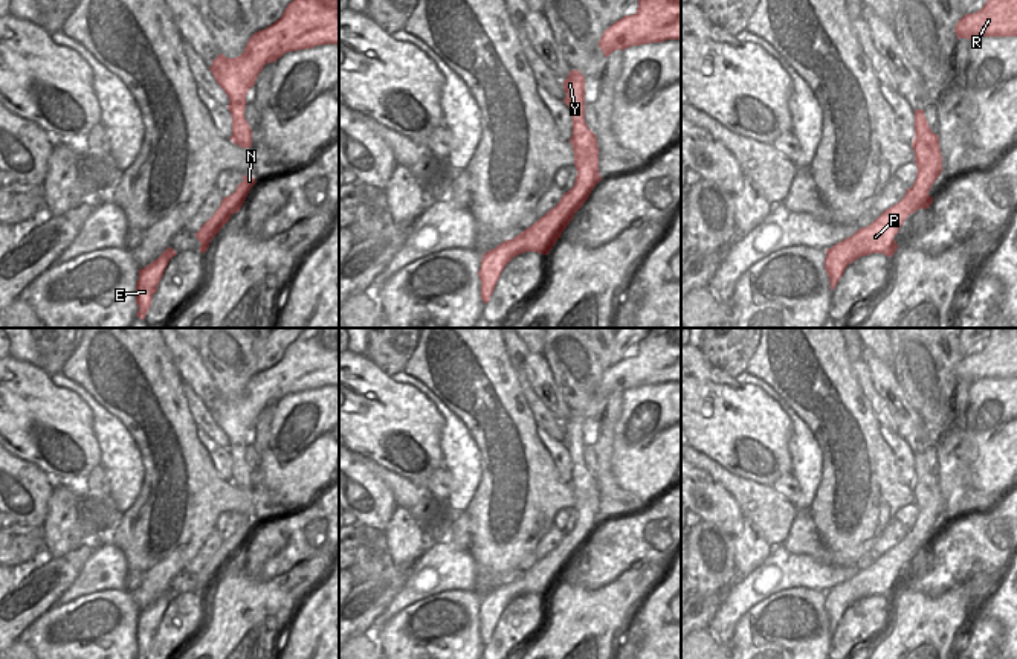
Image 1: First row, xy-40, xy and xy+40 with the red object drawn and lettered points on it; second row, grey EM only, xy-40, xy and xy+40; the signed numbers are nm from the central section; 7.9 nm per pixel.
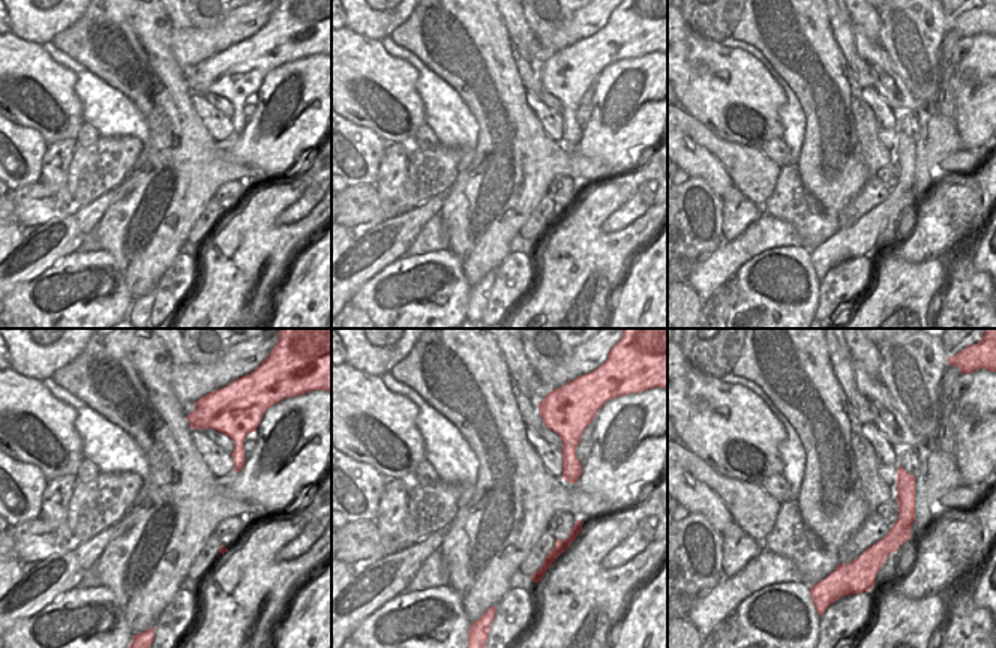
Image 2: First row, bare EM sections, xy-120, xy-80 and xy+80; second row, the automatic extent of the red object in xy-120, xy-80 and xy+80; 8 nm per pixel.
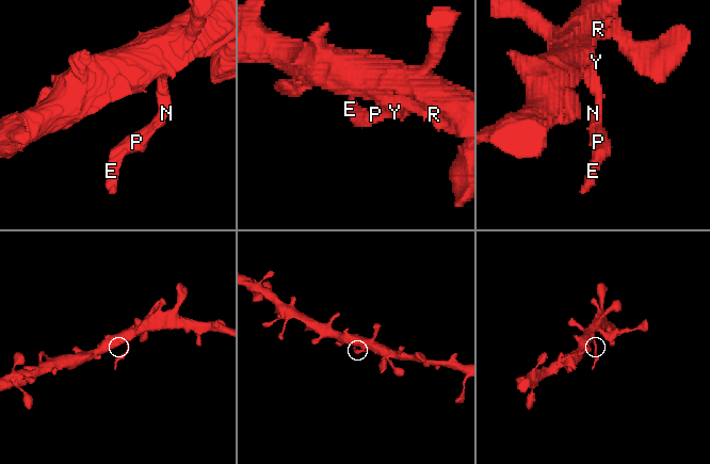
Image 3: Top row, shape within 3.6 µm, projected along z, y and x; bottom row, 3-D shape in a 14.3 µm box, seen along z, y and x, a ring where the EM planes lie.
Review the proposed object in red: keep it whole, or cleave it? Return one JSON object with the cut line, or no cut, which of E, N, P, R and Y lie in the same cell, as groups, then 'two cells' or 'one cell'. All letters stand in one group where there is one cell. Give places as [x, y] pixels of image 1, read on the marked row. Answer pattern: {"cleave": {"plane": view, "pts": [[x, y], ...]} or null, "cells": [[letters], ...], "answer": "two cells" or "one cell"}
{"cleave": {"plane": "xy", "pts": [[574, 185], [585, 200]]}, "cells": [["E", "P"], ["N", "R", "Y"]], "answer": "two cells"}

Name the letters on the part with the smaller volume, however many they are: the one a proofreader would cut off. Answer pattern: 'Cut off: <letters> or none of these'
Cut off: E, P

